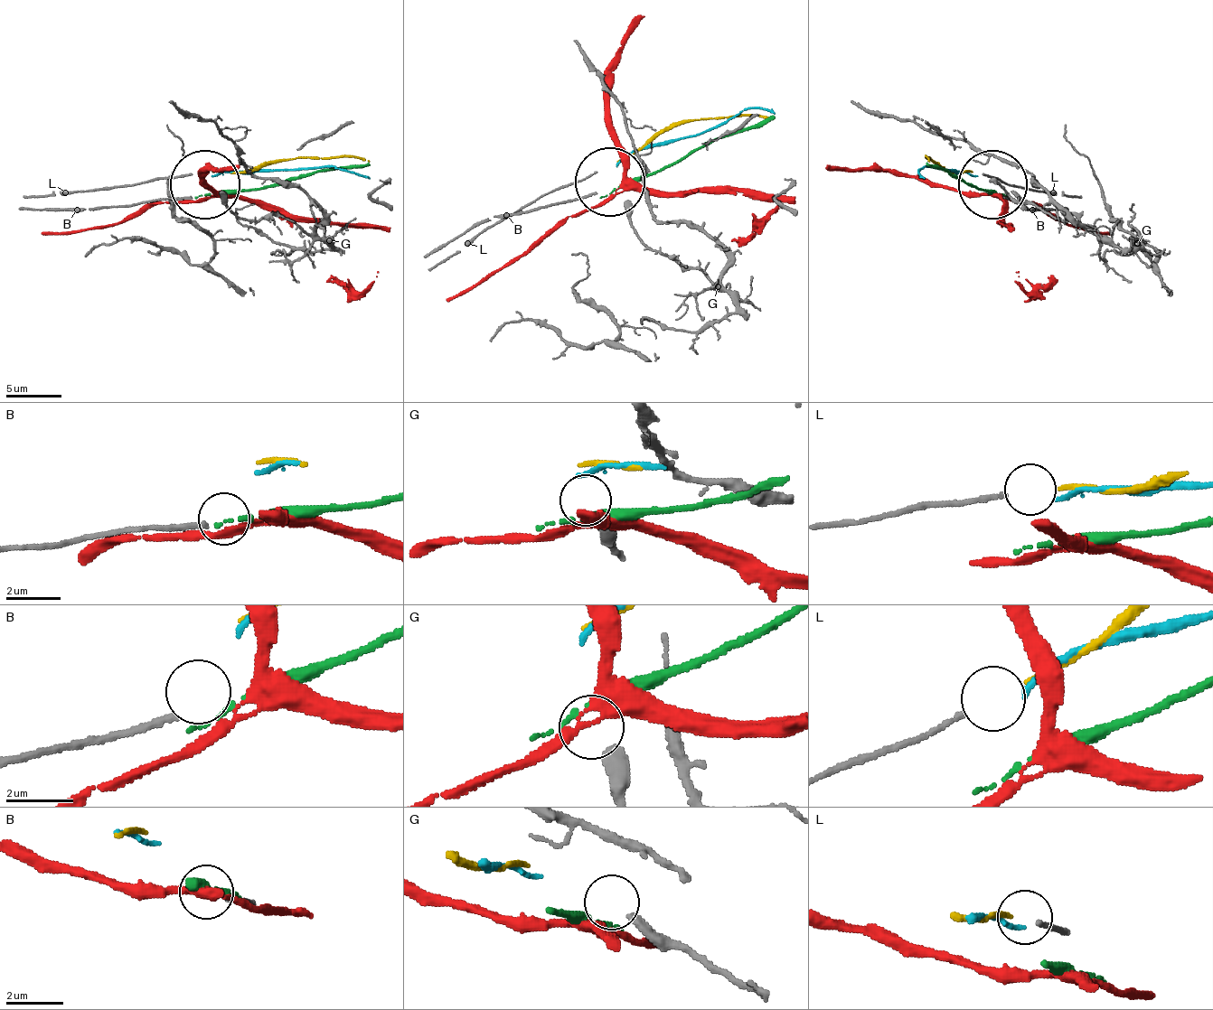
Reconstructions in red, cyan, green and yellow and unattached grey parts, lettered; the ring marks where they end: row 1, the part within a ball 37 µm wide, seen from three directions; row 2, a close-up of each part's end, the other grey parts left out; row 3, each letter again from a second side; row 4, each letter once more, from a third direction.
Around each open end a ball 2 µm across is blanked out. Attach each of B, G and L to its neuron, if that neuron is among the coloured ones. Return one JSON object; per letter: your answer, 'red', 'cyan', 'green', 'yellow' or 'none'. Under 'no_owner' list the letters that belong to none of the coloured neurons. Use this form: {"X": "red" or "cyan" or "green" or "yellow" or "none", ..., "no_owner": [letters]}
{"B": "none", "G": "none", "L": "yellow", "no_owner": ["B", "G"]}

